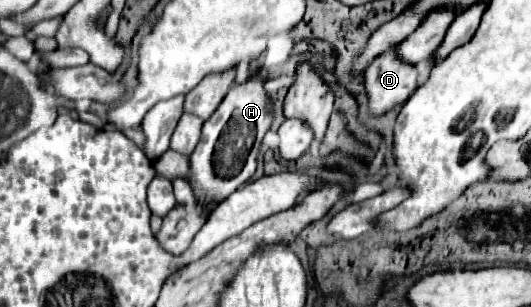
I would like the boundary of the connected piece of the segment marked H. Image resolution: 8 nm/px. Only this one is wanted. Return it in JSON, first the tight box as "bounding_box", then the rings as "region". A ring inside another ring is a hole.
{"bounding_box":[190,72,274,202],"region":[[[256,72],[244,84],[232,86],[218,110],[204,122],[202,138],[196,150],[190,154],[190,182],[194,192],[204,202],[222,202],[238,186],[246,184],[256,172],[256,156],[264,134],[268,132],[274,120],[272,100],[264,90],[264,76]],[[242,144],[236,152],[234,146]],[[230,158],[236,158],[236,164],[230,164]],[[220,166],[226,166],[226,174],[220,172]]]}

